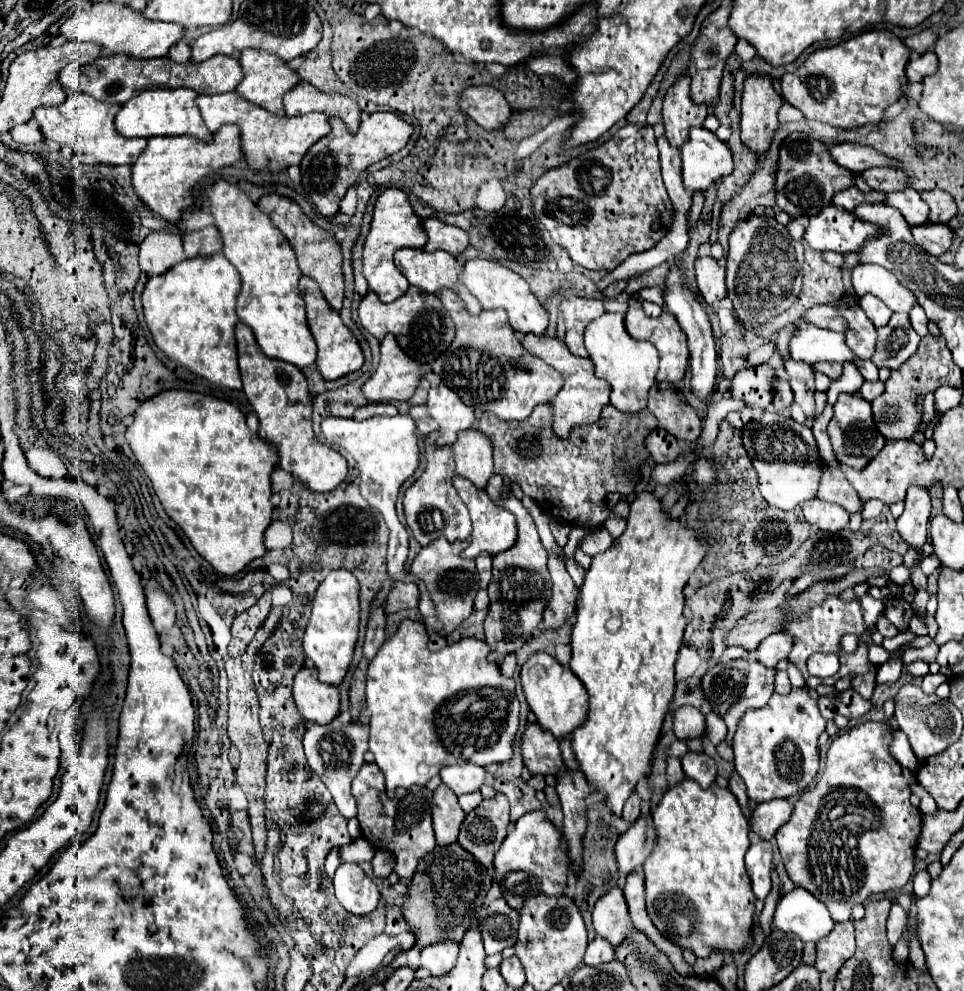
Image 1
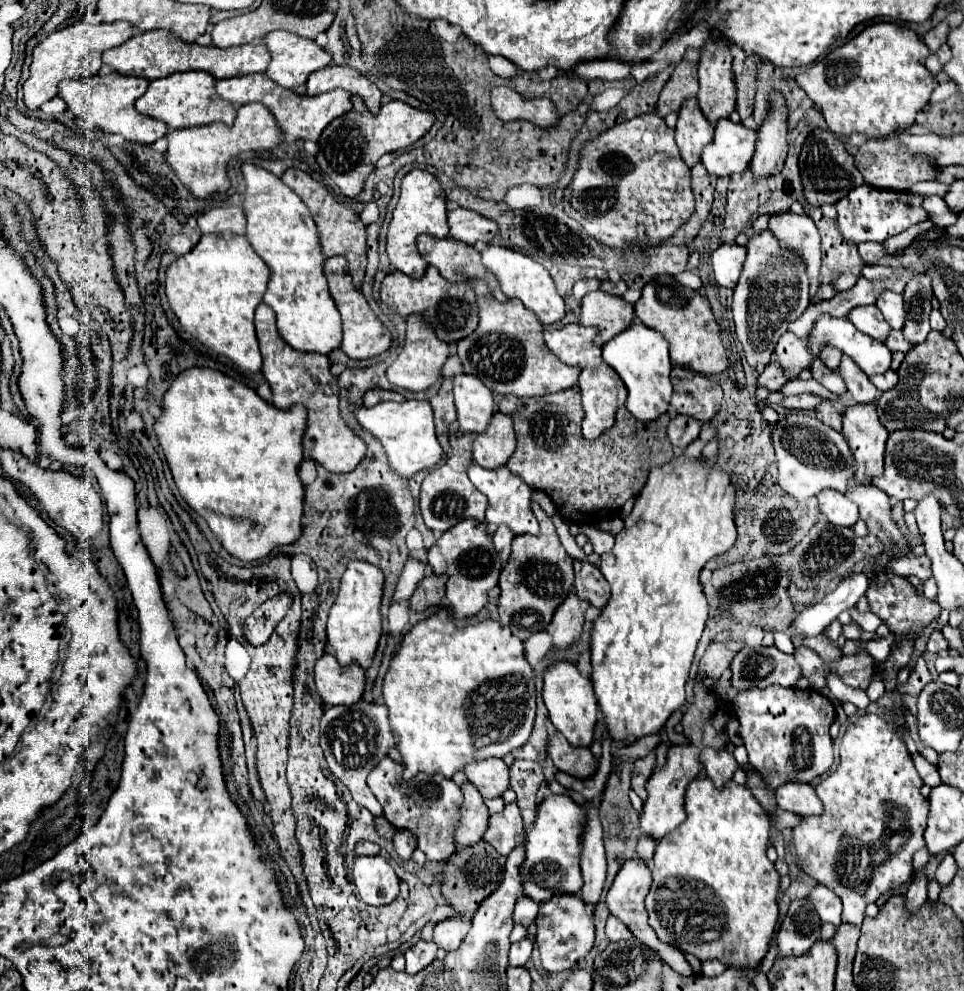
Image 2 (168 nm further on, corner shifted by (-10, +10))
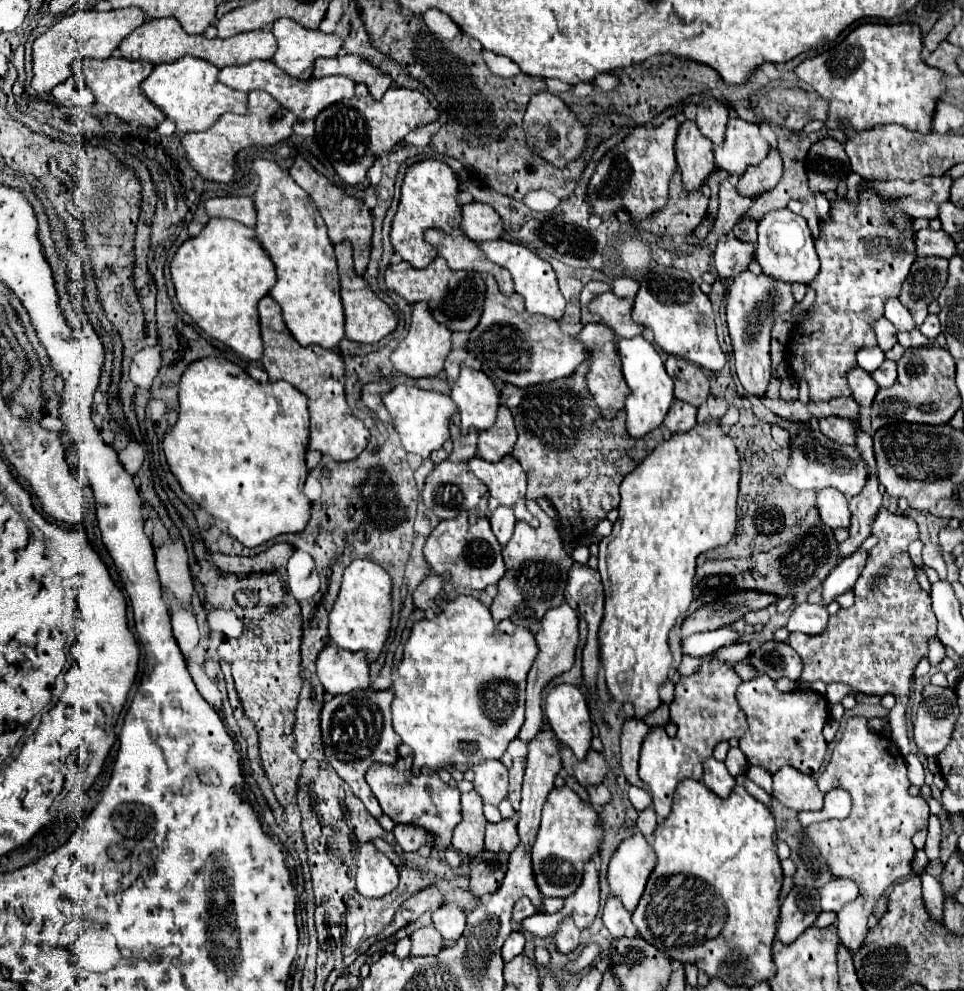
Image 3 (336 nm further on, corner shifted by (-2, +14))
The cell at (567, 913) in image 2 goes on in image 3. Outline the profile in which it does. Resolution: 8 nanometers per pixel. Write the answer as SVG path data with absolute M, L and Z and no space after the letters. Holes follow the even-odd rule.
M568 918L560 924L554 942L562 954L568 954L580 946L580 930L574 926L574 922Z

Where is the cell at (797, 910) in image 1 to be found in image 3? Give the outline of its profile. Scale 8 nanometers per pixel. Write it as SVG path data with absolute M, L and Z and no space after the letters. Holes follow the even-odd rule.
M844 878L832 880L820 888L820 904L826 912L838 912L846 902L852 902L854 898L858 898L858 884Z

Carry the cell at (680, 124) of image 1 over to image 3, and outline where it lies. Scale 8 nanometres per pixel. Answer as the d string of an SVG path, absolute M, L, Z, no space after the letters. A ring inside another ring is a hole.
M688 120L680 126L676 140L676 160L682 172L682 184L686 192L702 188L704 180L714 172L714 144L700 134L698 126Z

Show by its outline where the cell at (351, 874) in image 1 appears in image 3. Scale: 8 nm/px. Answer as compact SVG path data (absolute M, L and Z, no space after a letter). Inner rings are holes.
M372 842L360 848L356 886L366 898L382 898L398 886L398 868Z

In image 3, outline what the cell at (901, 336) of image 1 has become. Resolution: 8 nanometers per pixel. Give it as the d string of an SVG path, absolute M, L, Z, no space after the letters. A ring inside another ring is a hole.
M918 258L912 264L910 276L902 286L900 300L906 304L910 314L920 326L926 318L926 308L932 300L938 298L948 278L948 260L946 258Z

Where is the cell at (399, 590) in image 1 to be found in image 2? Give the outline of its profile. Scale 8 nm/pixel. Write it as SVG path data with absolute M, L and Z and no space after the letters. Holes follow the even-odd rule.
M428 574L426 578L422 578L422 582L418 582L410 598L410 608L416 612L422 612L432 604L440 604L444 598L444 584L446 584L446 576Z

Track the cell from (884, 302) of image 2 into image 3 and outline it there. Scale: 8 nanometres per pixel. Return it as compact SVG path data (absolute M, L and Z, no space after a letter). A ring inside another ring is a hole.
M888 298L886 300L886 312L884 316L896 326L896 330L900 332L910 332L914 330L914 318L912 314L906 310L906 306L898 300L898 298Z

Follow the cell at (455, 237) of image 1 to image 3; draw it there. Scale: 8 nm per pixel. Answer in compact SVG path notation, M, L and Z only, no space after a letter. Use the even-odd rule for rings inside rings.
M472 202L462 206L462 232L474 242L496 240L504 234L504 222L500 214L482 202Z

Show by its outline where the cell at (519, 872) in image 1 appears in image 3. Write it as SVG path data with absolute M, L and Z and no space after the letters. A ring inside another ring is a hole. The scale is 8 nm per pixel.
M568 786L554 788L548 794L548 800L542 810L542 824L532 846L532 862L534 862L534 876L538 888L544 896L566 898L574 894L574 890L582 882L584 864L600 850L602 844L602 826L598 826L596 810L582 802L580 796L570 790Z

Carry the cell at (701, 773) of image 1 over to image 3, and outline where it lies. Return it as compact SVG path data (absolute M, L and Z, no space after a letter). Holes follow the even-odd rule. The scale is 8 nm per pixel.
M708 758L708 760L704 762L702 782L704 782L714 794L718 794L720 798L730 796L730 792L732 792L734 786L736 786L734 776L730 776L730 772L728 772L726 766L724 766L724 762L718 762L716 758Z

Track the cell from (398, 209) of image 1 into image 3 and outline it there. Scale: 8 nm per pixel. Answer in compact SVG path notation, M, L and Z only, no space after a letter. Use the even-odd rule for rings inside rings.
M422 160L408 168L402 184L402 198L398 204L398 212L392 222L392 244L394 250L402 256L402 260L410 262L414 268L426 268L438 252L424 240L424 232L428 228L440 228L452 234L460 228L462 206L458 206L456 196L460 192L460 182L456 172L440 160Z

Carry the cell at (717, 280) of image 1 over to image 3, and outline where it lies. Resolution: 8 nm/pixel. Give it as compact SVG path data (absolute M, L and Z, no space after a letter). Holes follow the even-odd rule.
M722 238L714 250L714 264L720 278L738 276L742 270L748 270L748 264L754 260L754 244L742 242L738 238Z

